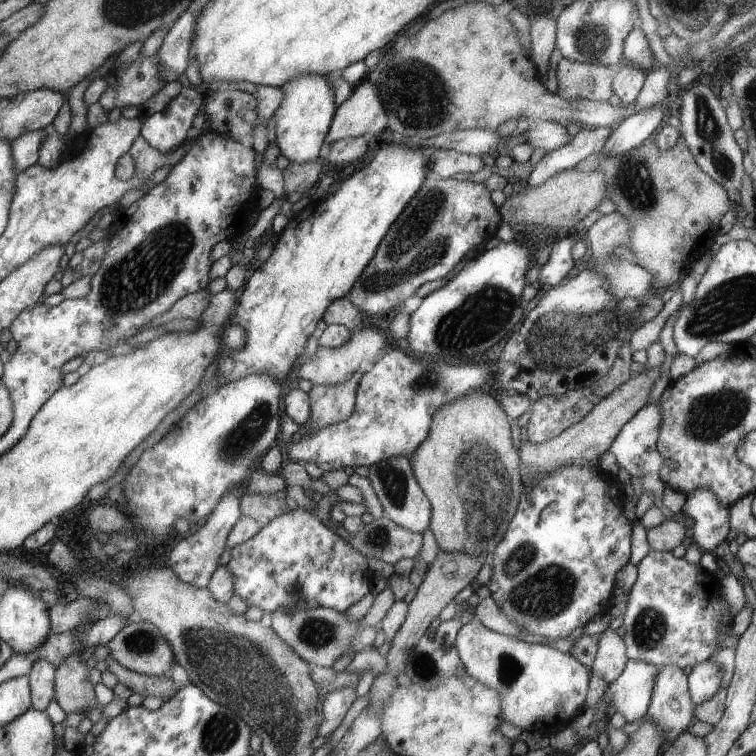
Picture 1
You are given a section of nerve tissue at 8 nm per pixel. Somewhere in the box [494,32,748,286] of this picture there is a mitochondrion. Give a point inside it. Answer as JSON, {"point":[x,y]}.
{"point":[707,126]}

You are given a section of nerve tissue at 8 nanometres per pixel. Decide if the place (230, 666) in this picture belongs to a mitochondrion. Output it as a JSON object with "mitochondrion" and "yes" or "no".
{"mitochondrion":"yes"}

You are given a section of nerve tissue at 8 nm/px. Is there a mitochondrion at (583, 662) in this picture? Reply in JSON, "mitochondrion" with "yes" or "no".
{"mitochondrion":"no"}

